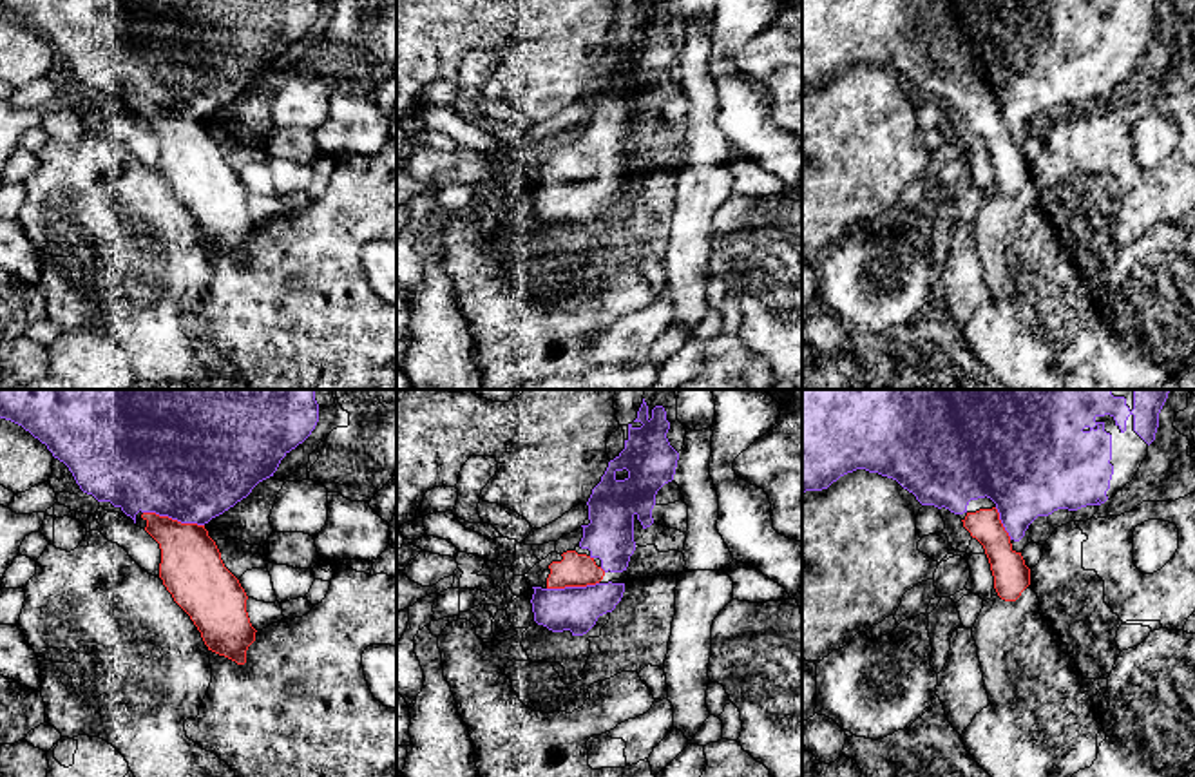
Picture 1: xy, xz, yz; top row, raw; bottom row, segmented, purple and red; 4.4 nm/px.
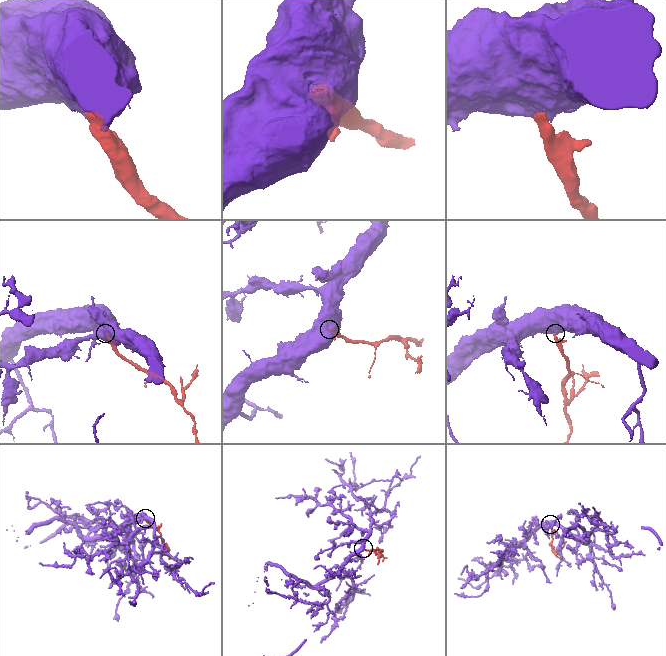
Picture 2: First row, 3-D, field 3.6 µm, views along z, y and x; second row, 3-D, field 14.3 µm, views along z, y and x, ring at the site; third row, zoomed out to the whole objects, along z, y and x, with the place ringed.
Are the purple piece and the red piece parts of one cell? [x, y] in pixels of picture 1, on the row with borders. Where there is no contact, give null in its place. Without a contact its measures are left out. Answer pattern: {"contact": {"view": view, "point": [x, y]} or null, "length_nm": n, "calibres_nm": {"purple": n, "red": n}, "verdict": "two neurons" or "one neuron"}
{"contact": {"view": "xy", "point": [174, 518]}, "length_nm": 280, "calibres_nm": {"purple": 500, "red": 280}, "verdict": "one neuron"}

